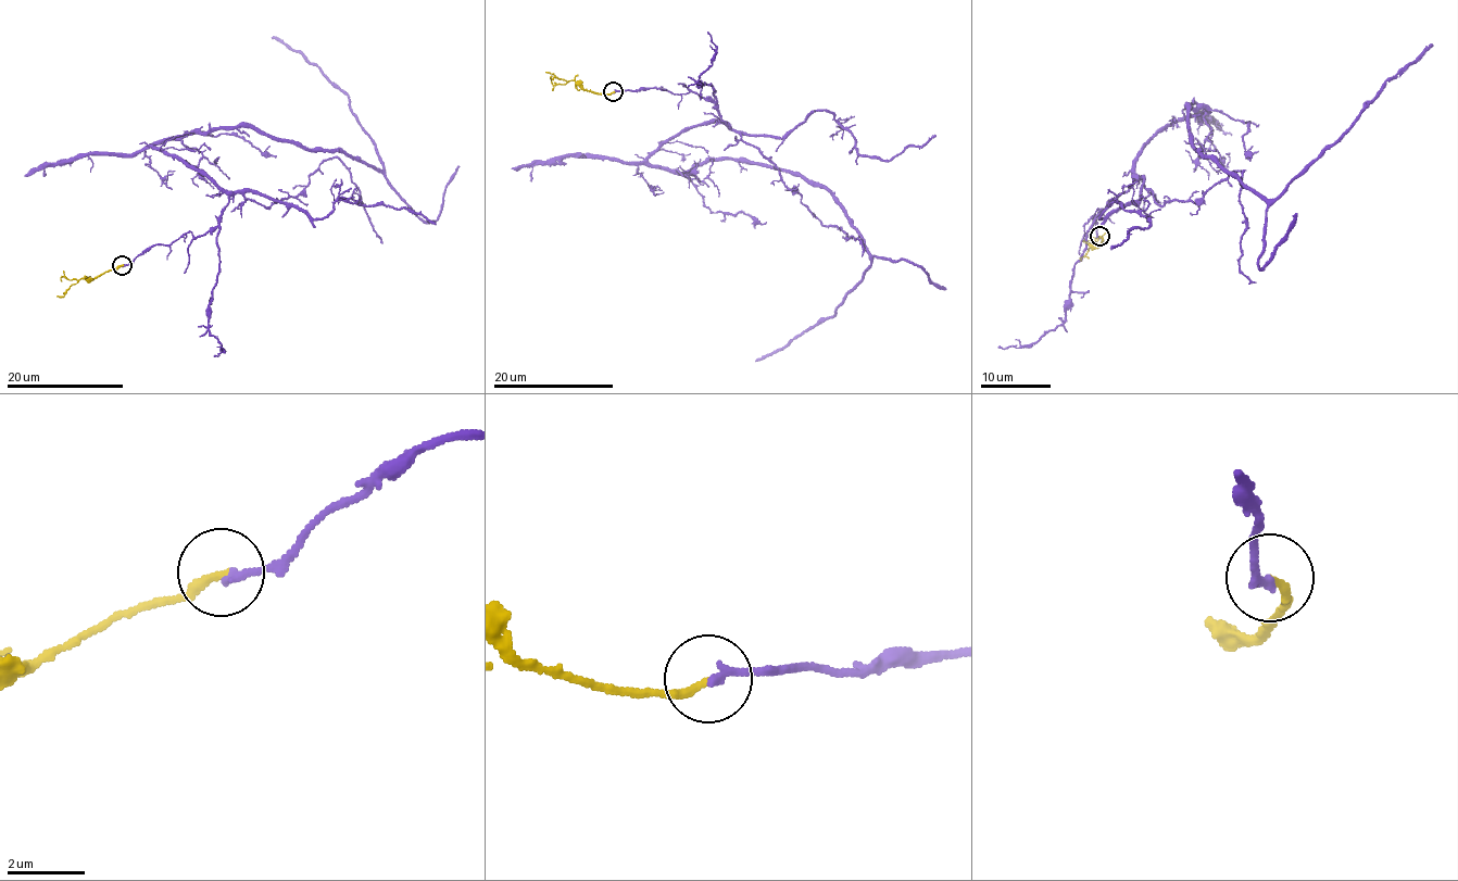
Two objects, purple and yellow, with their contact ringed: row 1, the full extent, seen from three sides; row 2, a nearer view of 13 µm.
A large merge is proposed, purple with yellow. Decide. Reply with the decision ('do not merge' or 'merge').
merge

